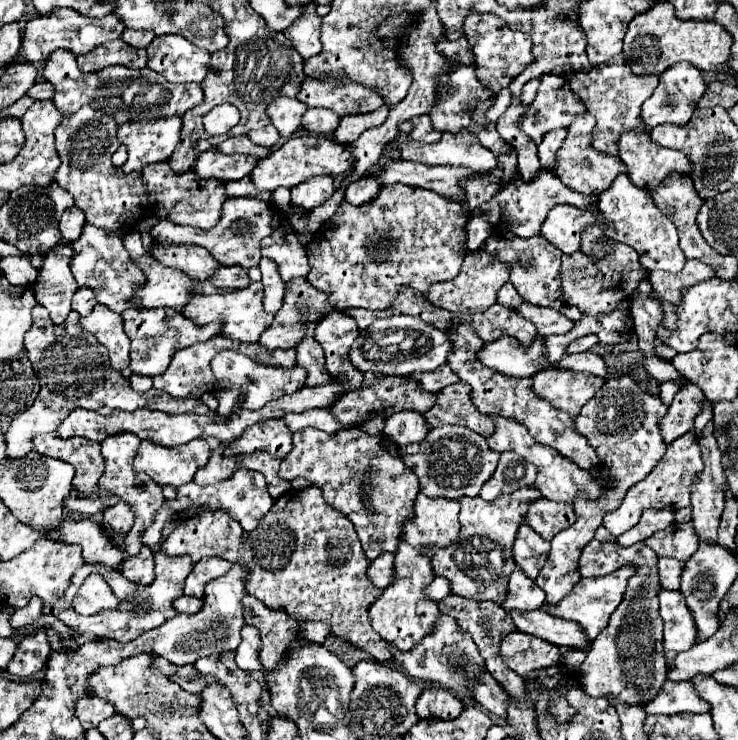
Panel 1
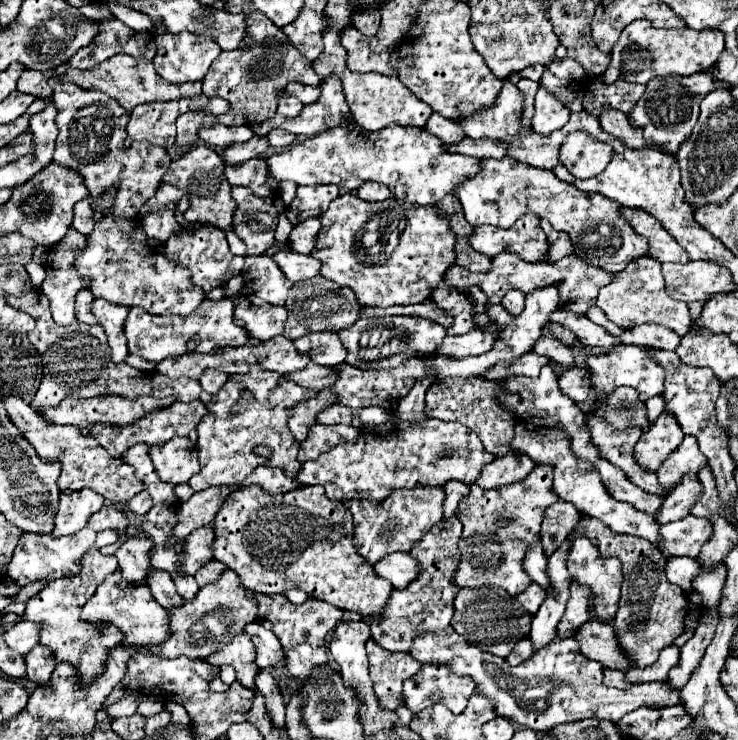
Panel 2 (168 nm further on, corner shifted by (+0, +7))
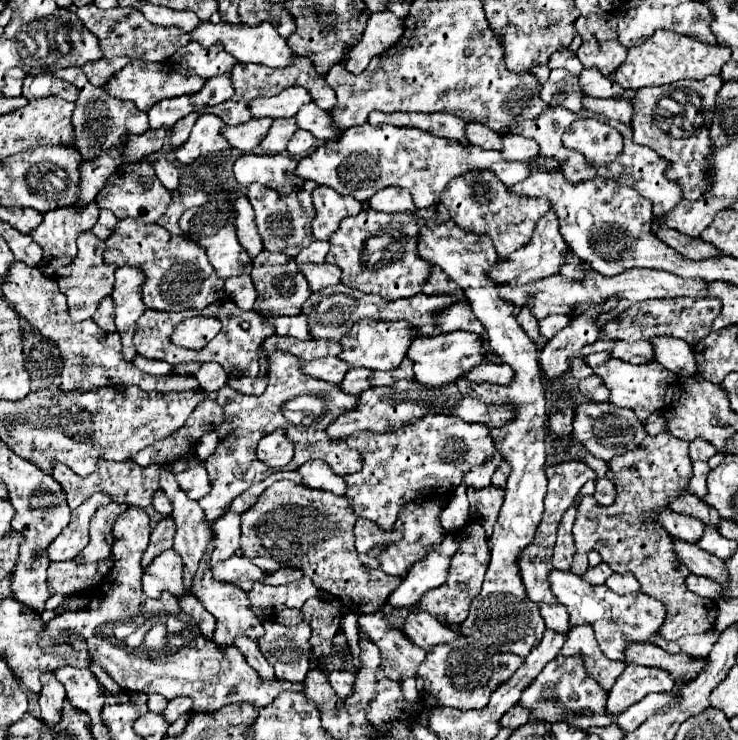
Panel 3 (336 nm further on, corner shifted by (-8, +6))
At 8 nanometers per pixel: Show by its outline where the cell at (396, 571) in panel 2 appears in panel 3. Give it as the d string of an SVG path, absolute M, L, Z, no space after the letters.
M446 533L438 547L428 549L426 556L418 565L414 565L408 575L402 579L400 587L388 597L390 605L416 605L422 593L436 589L438 585L446 583L446 573L450 567L450 559L458 551L458 541L452 533Z

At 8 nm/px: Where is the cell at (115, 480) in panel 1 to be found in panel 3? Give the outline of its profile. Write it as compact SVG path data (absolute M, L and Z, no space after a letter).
M162 469L162 471L160 471L160 485L162 485L164 493L170 497L172 505L174 505L172 517L174 517L176 527L178 527L178 529L176 529L176 535L174 535L174 551L180 553L180 557L182 557L182 561L184 561L184 585L186 585L186 587L192 587L192 579L194 579L194 575L196 575L196 571L198 571L198 567L200 567L200 561L202 561L202 557L204 557L204 551L206 551L206 547L208 547L208 543L210 543L210 539L212 539L212 537L210 537L212 531L210 531L210 525L208 525L208 521L206 521L206 517L204 517L202 507L198 505L198 501L192 501L192 499L186 497L186 493L182 493L182 489L180 489L180 485L176 483L176 479L174 479L172 473L166 473L166 471Z

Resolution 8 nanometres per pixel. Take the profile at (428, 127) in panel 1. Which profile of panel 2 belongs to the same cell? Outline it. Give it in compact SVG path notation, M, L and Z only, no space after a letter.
M432 114L428 124L424 126L426 132L430 132L432 136L438 136L444 144L454 144L458 140L464 138L464 132L462 128L454 122L454 120L448 120L448 118L442 118L438 114Z

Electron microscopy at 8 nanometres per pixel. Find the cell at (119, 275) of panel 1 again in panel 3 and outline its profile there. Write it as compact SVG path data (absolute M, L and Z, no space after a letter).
M134 219L118 221L114 235L106 241L106 263L118 267L130 265L146 273L146 283L142 285L142 299L146 307L156 311L184 311L184 309L204 309L206 305L220 301L224 297L224 281L214 273L206 251L186 237L174 237L158 225L142 225Z

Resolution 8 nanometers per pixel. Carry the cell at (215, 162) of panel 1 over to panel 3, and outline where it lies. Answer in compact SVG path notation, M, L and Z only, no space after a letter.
M276 119L274 125L270 127L266 139L260 143L260 147L268 153L268 155L276 155L276 153L284 153L286 145L290 141L290 137L298 131L298 123L292 119Z

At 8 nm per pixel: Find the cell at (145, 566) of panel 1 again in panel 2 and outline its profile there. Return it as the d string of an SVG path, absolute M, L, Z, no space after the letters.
M150 568L150 574L146 576L146 586L150 588L150 592L156 598L156 602L160 606L168 608L168 610L174 608L174 606L184 604L184 600L178 596L178 592L174 588L174 582L172 582L172 576L168 572Z

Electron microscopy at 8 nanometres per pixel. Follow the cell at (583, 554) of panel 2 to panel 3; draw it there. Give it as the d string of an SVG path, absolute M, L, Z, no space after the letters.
M612 573L608 579L606 579L606 585L618 593L618 595L630 595L630 593L638 593L640 591L640 585L638 581L634 579L632 573L626 573L626 575L620 575L620 573Z

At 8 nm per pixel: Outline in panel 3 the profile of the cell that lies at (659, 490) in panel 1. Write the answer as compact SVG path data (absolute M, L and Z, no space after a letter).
M694 439L690 445L690 459L692 461L708 461L716 453L718 451L714 449L714 445L710 445L708 441L702 441L702 439Z

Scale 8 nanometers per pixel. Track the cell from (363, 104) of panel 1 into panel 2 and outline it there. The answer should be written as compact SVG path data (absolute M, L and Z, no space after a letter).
M290 82L284 90L288 94L292 94L292 96L296 96L302 104L312 104L314 100L318 100L318 96L322 92L322 84L318 84L318 86L306 86L306 84L300 84L300 82Z

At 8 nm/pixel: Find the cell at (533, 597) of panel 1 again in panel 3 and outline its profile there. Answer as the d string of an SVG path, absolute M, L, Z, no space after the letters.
M540 603L540 613L542 613L548 629L554 629L558 633L568 633L568 629L570 629L570 625L568 625L570 615L566 613L564 605L560 605L560 603L554 603L554 605Z

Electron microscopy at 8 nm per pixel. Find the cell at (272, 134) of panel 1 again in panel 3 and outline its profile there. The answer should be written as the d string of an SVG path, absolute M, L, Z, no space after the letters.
M300 129L300 131L294 133L294 137L290 139L290 143L288 143L288 153L290 153L292 157L300 157L300 155L312 151L316 145L318 145L316 137L312 139L312 133L306 133L306 131Z

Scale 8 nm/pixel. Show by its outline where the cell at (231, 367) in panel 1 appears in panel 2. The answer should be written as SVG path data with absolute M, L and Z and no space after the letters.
M310 360L310 364L304 368L304 370L298 370L298 372L292 372L290 376L282 376L282 380L290 380L298 386L304 386L304 388L312 388L312 390L322 390L322 388L328 388L330 384L334 384L334 368L326 368L326 366L318 366L314 360Z

